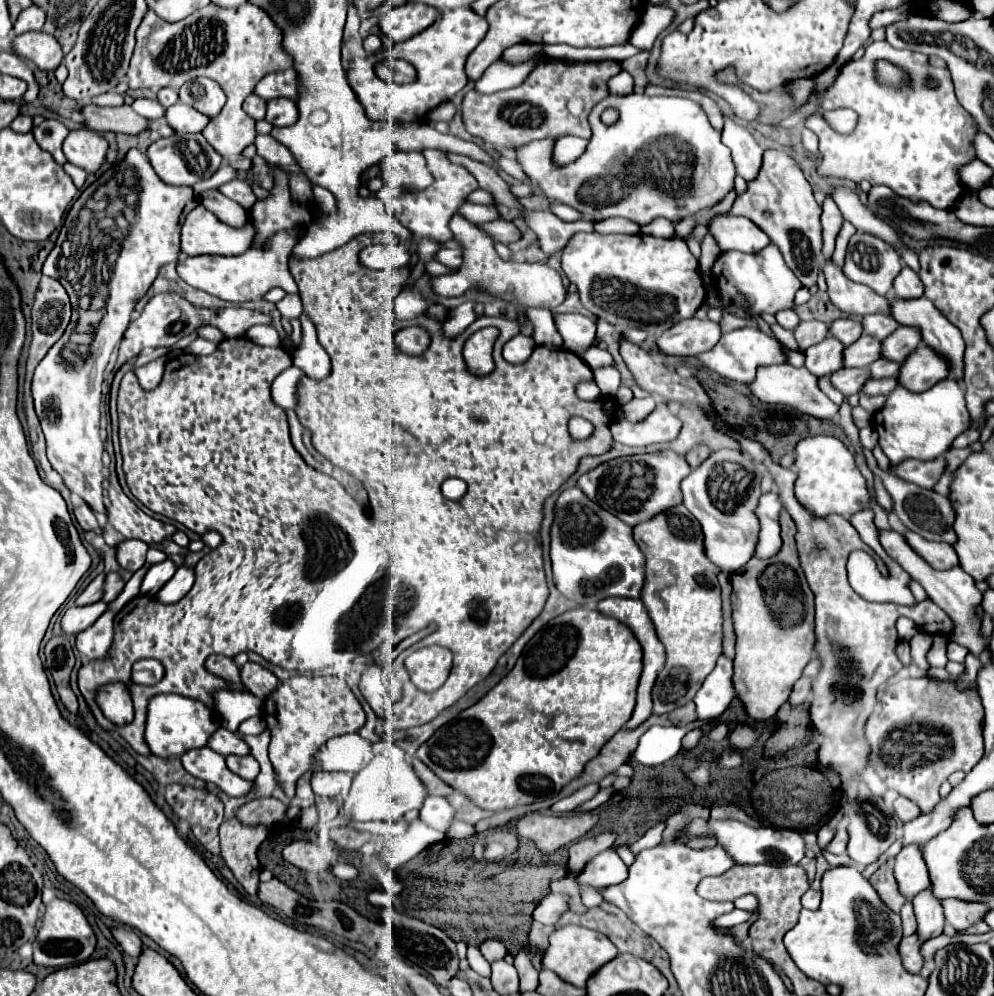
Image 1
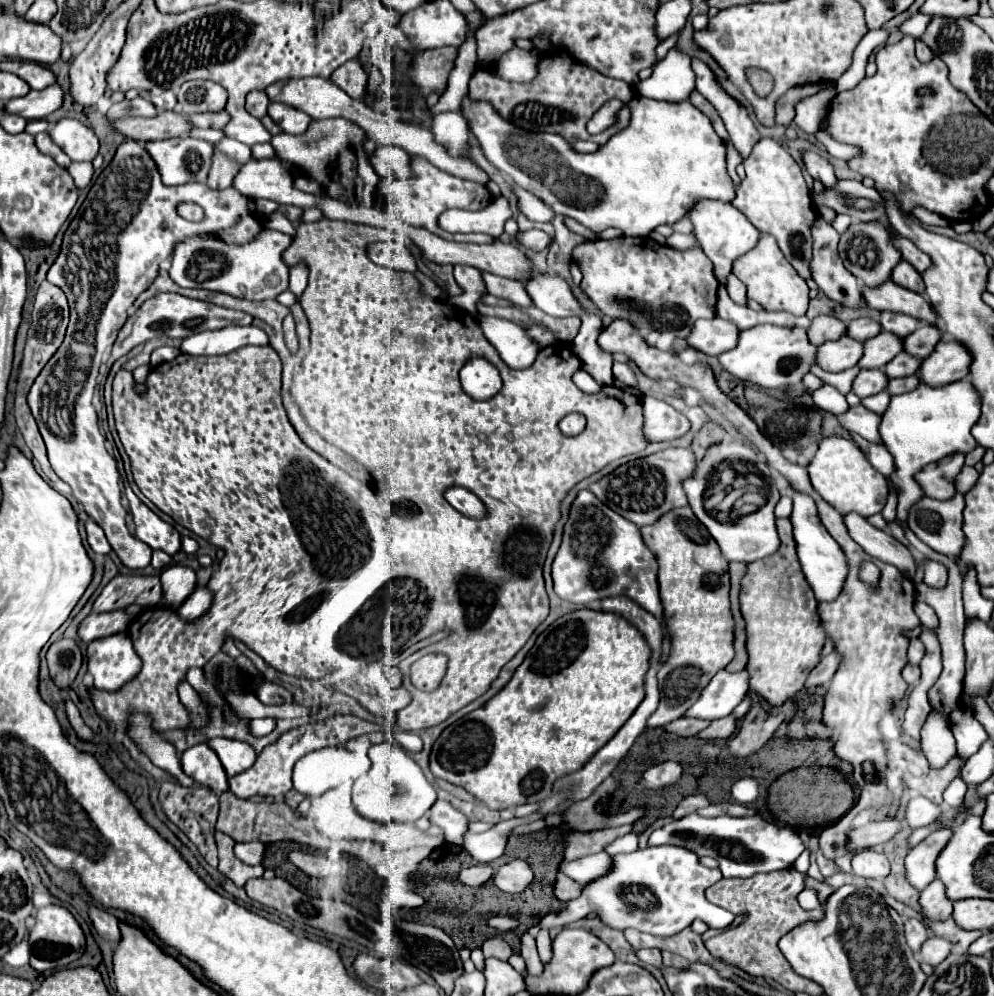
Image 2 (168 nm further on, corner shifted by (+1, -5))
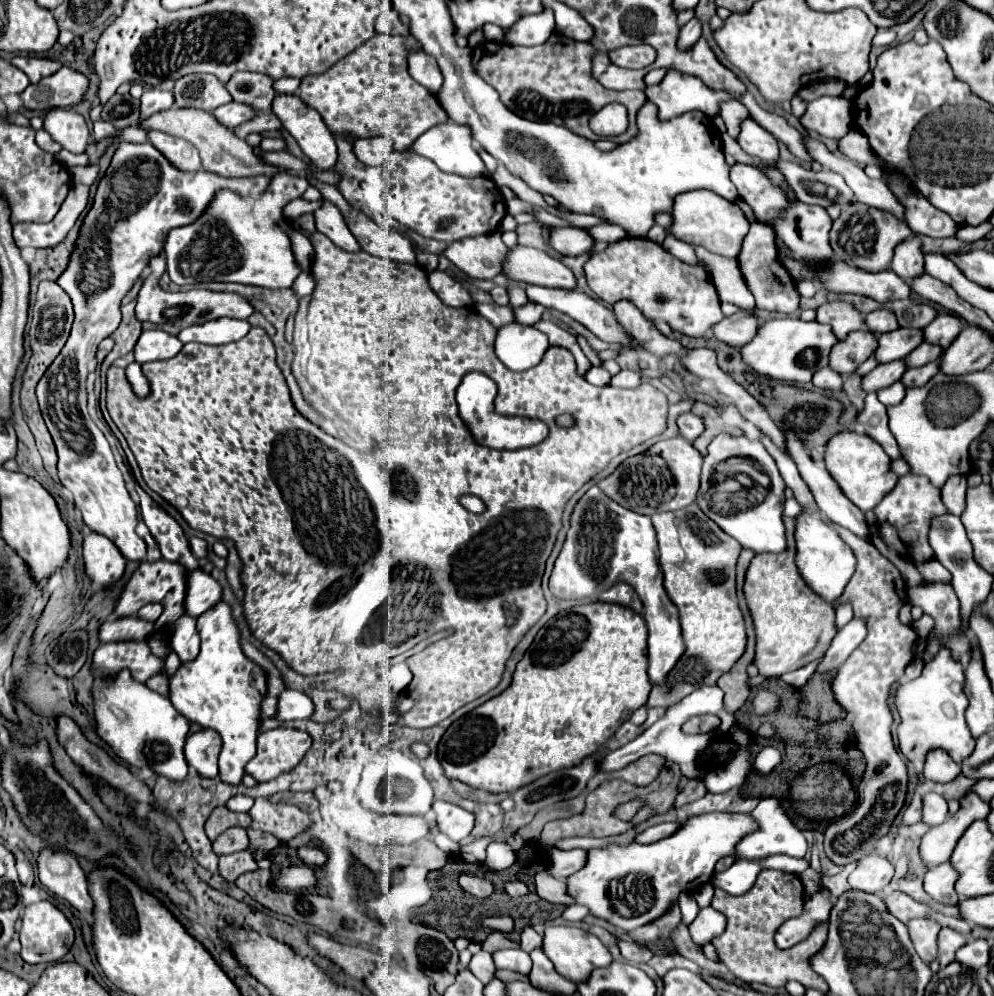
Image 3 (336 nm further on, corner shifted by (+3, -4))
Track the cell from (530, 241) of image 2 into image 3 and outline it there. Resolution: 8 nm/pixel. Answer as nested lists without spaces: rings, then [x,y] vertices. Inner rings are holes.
[[[556,228],[550,234],[550,244],[564,256],[580,256],[580,254],[592,254],[596,242],[580,228]]]

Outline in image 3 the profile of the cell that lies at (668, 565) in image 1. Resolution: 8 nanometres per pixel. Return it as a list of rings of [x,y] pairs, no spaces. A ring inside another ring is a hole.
[[[696,502],[676,512],[654,514],[652,524],[660,544],[664,588],[670,600],[678,606],[686,652],[670,672],[670,684],[666,684],[666,692],[664,686],[654,686],[648,702],[632,714],[632,724],[642,724],[648,716],[648,708],[668,708],[702,684],[714,686],[718,678],[728,672],[746,650],[746,626],[736,600],[734,570],[742,546],[732,536],[722,532],[722,528],[712,522]]]

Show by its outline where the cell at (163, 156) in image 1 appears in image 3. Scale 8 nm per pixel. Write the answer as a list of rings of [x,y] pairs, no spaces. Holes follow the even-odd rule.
[[[150,130],[148,140],[160,152],[164,152],[164,156],[168,160],[172,160],[172,164],[176,164],[176,168],[184,168],[186,172],[194,172],[194,170],[202,168],[196,148],[192,148],[192,144],[188,144],[186,140],[170,136],[170,134],[160,132],[160,130]]]

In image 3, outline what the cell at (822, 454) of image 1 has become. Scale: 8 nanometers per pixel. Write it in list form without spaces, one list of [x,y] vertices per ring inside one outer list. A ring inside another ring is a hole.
[[[852,430],[836,434],[826,446],[826,468],[832,472],[834,480],[840,484],[844,494],[862,510],[872,510],[898,482],[898,476],[890,470],[890,456],[882,450],[878,442],[874,442],[866,434],[858,434]]]

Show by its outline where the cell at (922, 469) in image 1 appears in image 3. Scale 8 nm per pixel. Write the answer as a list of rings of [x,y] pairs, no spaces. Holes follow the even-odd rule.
[[[952,476],[942,486],[944,504],[946,504],[948,512],[954,514],[954,516],[962,516],[962,512],[966,508],[964,496],[966,496],[966,478],[962,478],[962,476]]]

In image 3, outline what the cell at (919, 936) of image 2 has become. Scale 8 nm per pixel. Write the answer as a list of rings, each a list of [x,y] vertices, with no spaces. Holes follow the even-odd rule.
[[[914,918],[908,924],[908,932],[910,938],[914,942],[914,948],[918,952],[918,956],[924,962],[932,962],[938,958],[938,932],[940,932],[940,924],[936,920],[930,918]]]

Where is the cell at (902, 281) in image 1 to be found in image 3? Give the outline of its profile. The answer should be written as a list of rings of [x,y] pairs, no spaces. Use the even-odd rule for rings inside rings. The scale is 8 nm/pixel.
[[[908,236],[904,242],[900,242],[894,250],[890,268],[906,282],[920,276],[924,272],[922,240],[918,236]]]

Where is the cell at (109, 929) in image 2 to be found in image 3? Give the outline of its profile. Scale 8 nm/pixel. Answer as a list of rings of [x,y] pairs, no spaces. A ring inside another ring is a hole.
[[[42,848],[38,854],[38,878],[56,896],[68,900],[74,908],[92,912],[88,882],[78,860],[70,852]]]

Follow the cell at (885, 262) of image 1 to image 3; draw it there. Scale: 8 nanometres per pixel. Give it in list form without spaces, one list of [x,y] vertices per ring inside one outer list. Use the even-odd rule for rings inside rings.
[[[852,200],[848,206],[842,208],[840,216],[834,220],[834,226],[830,230],[830,246],[838,260],[864,268],[868,272],[880,272],[890,268],[896,244],[900,244],[908,234],[912,234],[908,224],[900,222],[894,214]]]

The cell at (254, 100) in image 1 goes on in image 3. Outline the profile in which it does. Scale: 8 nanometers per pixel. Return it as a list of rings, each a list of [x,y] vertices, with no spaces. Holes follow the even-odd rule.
[[[236,72],[228,80],[226,88],[236,102],[252,104],[260,112],[270,112],[272,100],[276,96],[272,88],[274,80],[260,72]]]

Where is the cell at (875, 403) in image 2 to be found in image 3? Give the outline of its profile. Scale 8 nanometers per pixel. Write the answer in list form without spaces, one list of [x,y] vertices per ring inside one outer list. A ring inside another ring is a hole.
[[[896,382],[888,388],[882,388],[878,390],[878,400],[884,404],[884,406],[892,406],[892,404],[898,404],[902,402],[902,398],[906,396],[906,386],[902,382]]]

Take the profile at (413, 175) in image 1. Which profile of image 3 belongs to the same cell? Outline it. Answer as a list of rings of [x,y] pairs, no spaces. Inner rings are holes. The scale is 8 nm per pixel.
[[[386,136],[358,138],[352,144],[352,152],[366,166],[384,166],[392,152],[392,140],[388,140]]]

